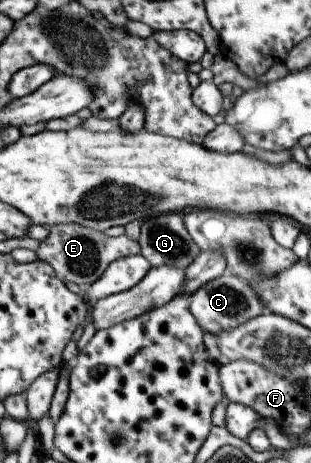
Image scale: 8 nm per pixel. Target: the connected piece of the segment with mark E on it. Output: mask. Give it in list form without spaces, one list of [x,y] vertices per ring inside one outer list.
[[[75,223],[45,227],[48,235],[44,241],[40,241],[40,246],[36,248],[36,257],[50,264],[59,280],[64,283],[76,283],[82,290],[98,281],[113,261],[138,255],[141,250],[138,240],[131,240],[125,235],[110,237],[105,233]]]

